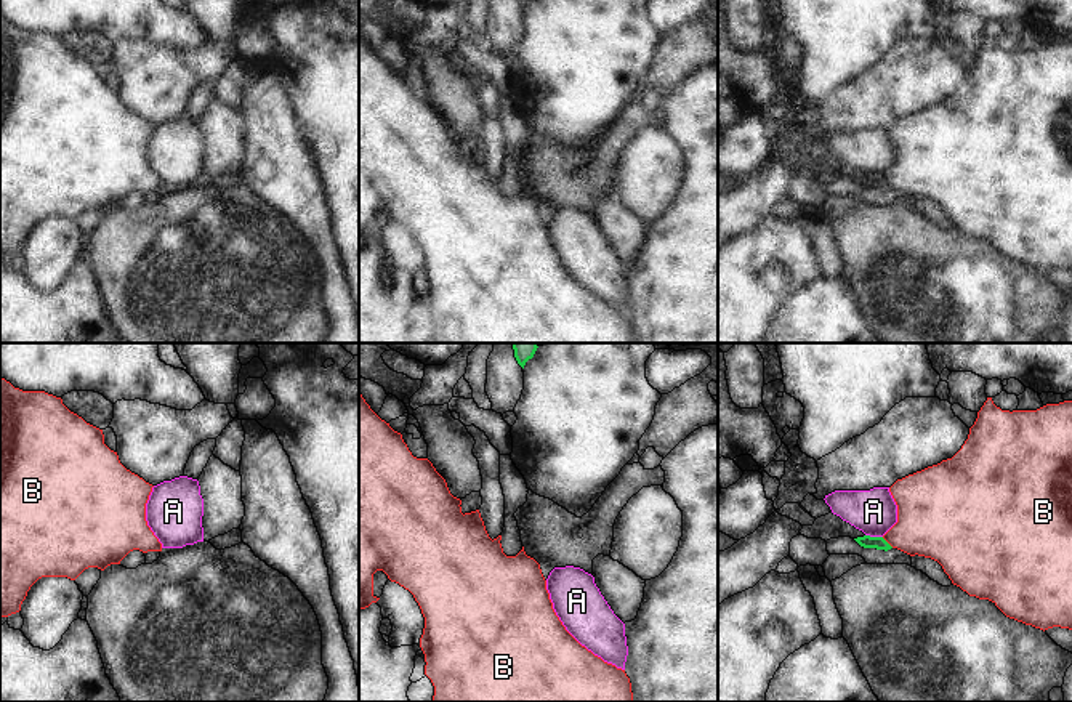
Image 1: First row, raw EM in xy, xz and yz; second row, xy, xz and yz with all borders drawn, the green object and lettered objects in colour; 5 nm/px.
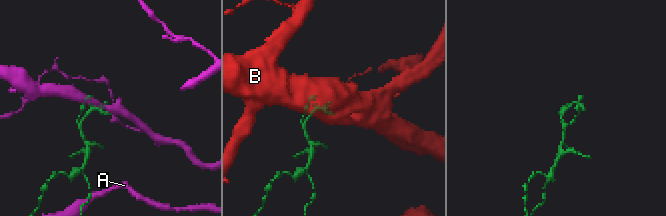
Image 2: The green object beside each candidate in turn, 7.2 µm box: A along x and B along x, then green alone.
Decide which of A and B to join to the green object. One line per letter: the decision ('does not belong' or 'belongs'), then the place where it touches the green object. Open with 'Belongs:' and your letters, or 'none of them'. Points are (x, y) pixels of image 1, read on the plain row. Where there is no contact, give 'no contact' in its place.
Belongs: B
A: does not belong; meets green in yz at (874, 178)
B: belongs; meets green in yz at (886, 183)

